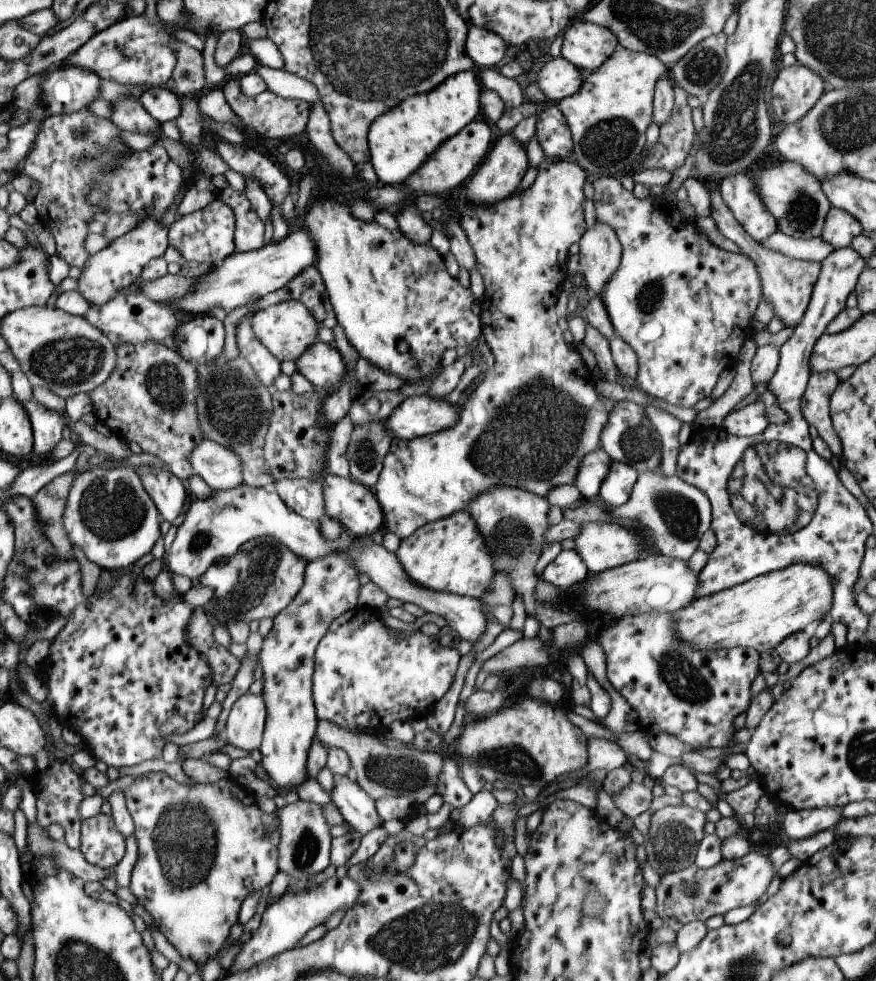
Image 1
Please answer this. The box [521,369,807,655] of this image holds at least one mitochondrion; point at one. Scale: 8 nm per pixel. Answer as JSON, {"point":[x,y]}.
{"point":[679,513]}

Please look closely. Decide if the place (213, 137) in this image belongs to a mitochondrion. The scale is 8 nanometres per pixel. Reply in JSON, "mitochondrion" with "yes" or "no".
{"mitochondrion":"no"}

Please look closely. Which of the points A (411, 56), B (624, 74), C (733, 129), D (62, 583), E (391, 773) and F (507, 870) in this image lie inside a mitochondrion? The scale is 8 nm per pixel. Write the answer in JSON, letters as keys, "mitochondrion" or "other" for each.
{"A":"mitochondrion","B":"other","C":"mitochondrion","D":"other","E":"mitochondrion","F":"other"}

